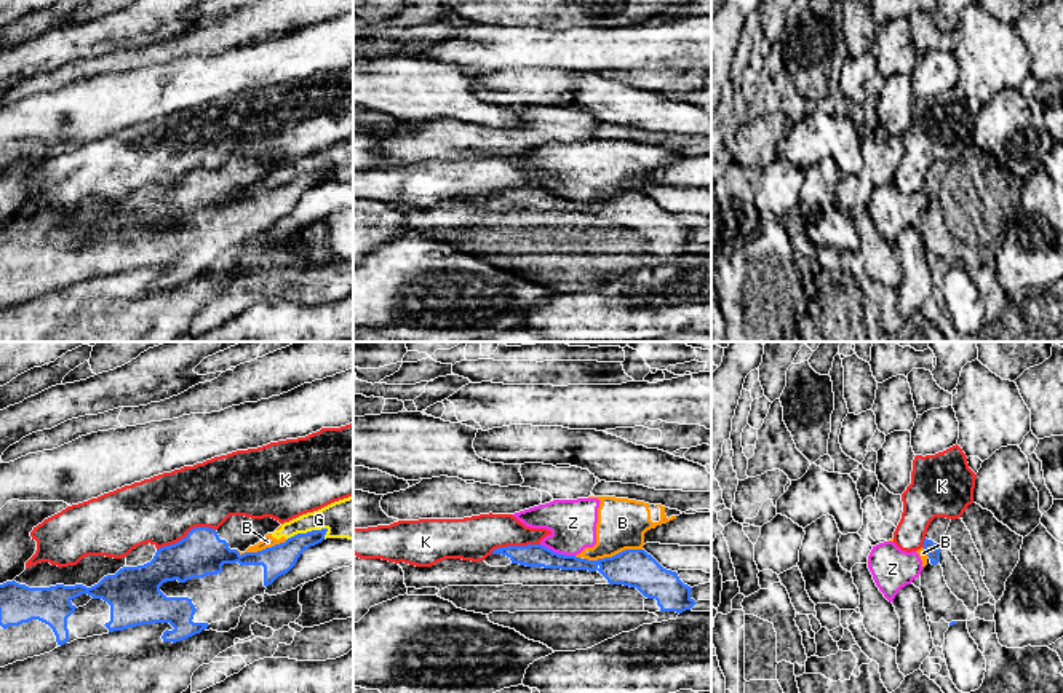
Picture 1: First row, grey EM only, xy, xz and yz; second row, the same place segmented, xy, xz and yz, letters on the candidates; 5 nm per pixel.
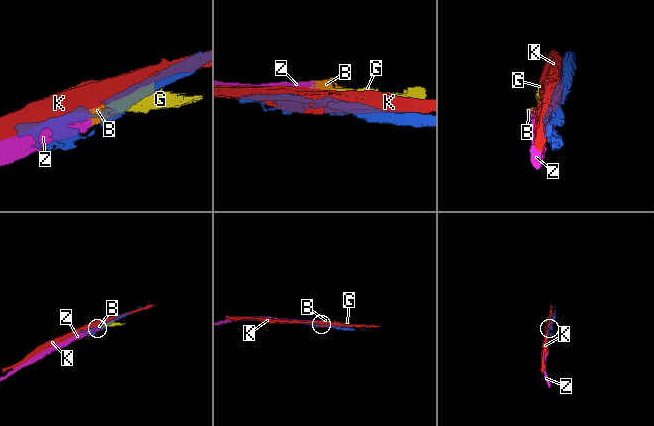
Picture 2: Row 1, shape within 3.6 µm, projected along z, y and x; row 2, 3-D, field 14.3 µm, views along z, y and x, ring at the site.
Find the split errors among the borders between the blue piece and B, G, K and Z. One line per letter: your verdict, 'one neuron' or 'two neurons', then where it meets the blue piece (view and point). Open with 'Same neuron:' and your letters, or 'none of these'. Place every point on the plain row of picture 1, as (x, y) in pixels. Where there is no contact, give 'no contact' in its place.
Same neuron: none of these
B: two neurons | xz (613, 198)
G: two neurons | xy (307, 174)
K: two neurons | xy (187, 178)
Z: two neurons | xz (557, 195)

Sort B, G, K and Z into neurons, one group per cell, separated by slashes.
B G Z / K

